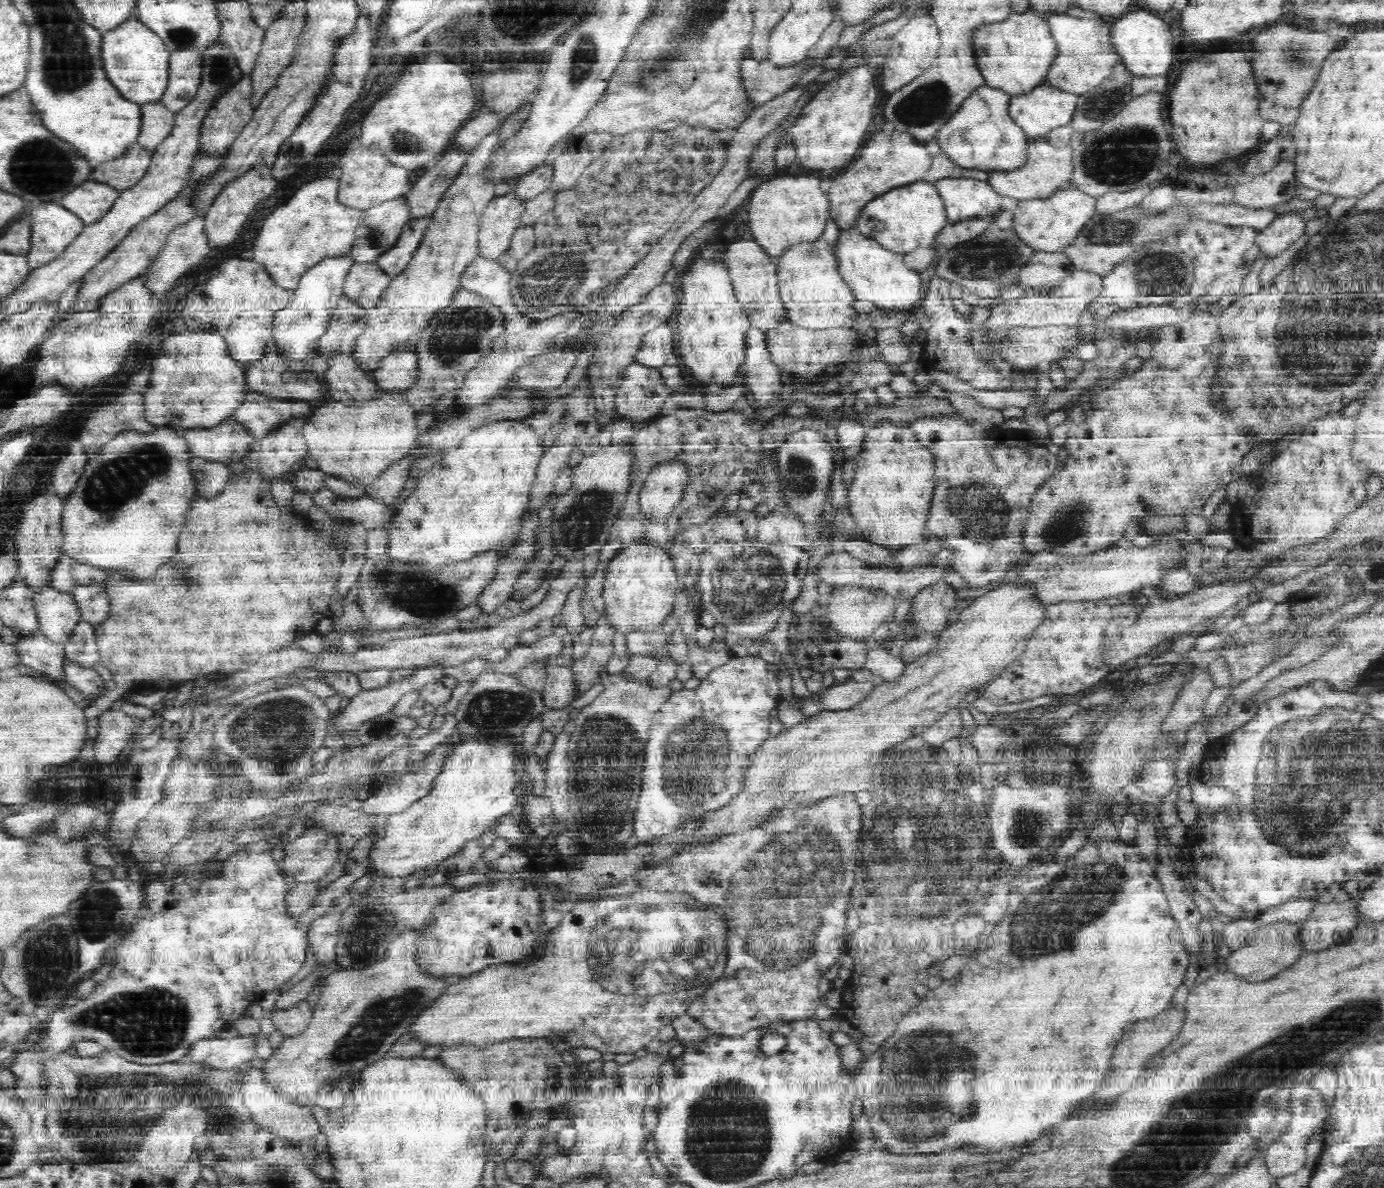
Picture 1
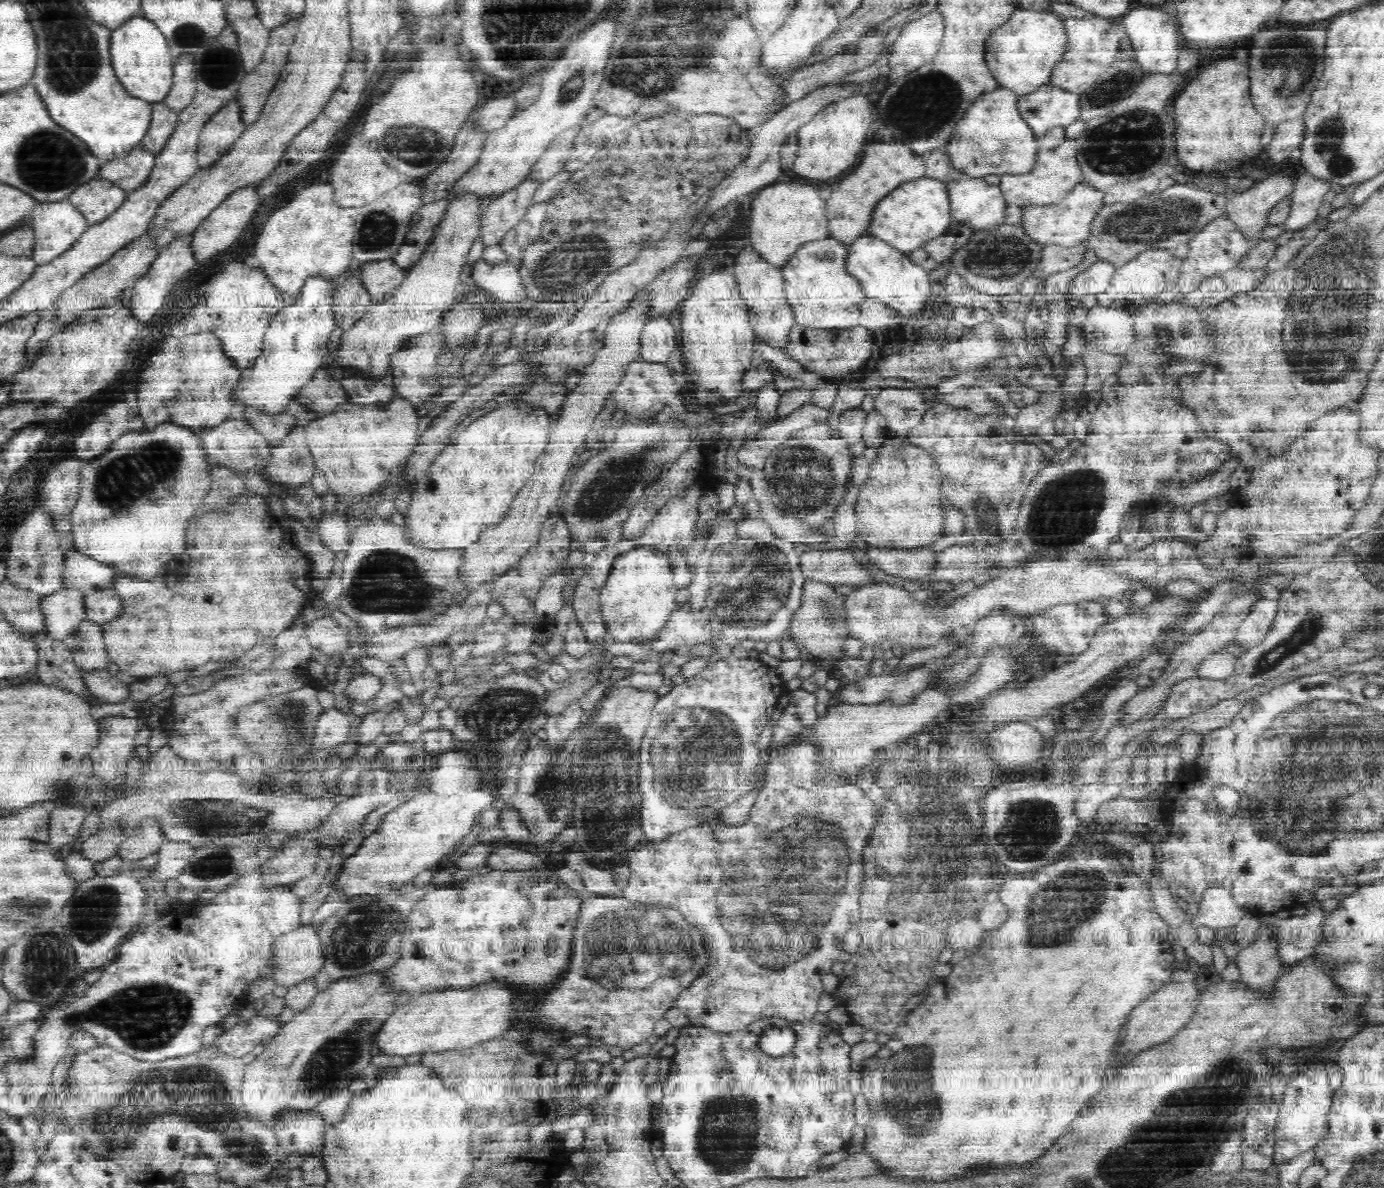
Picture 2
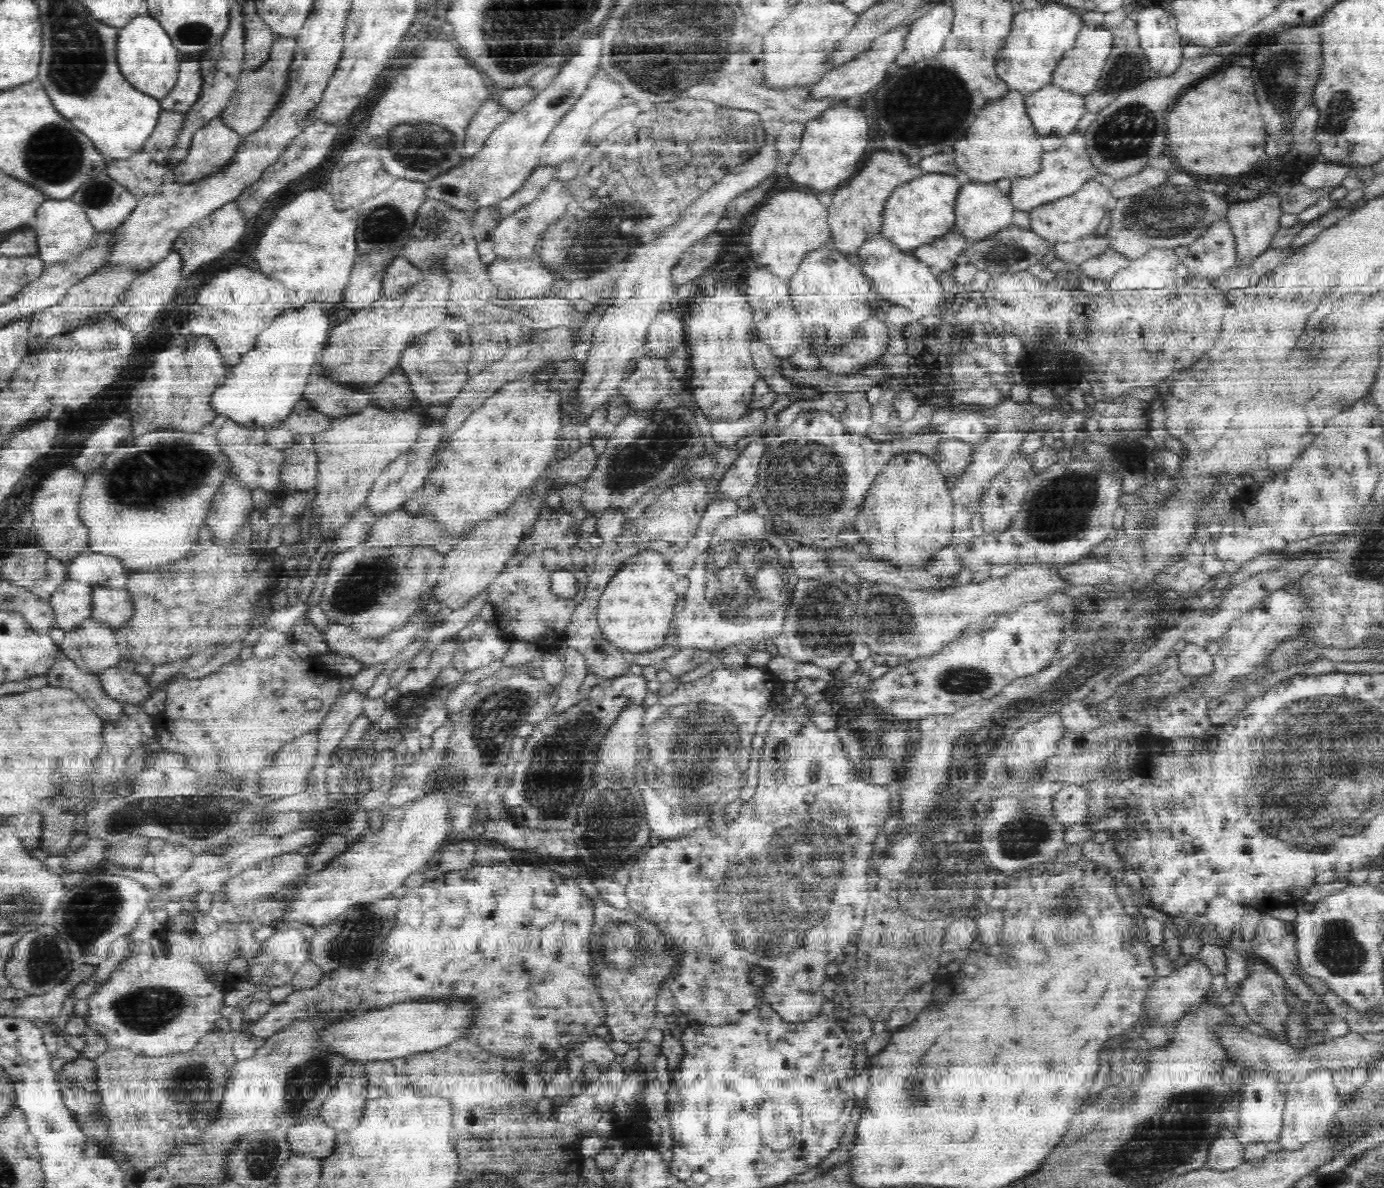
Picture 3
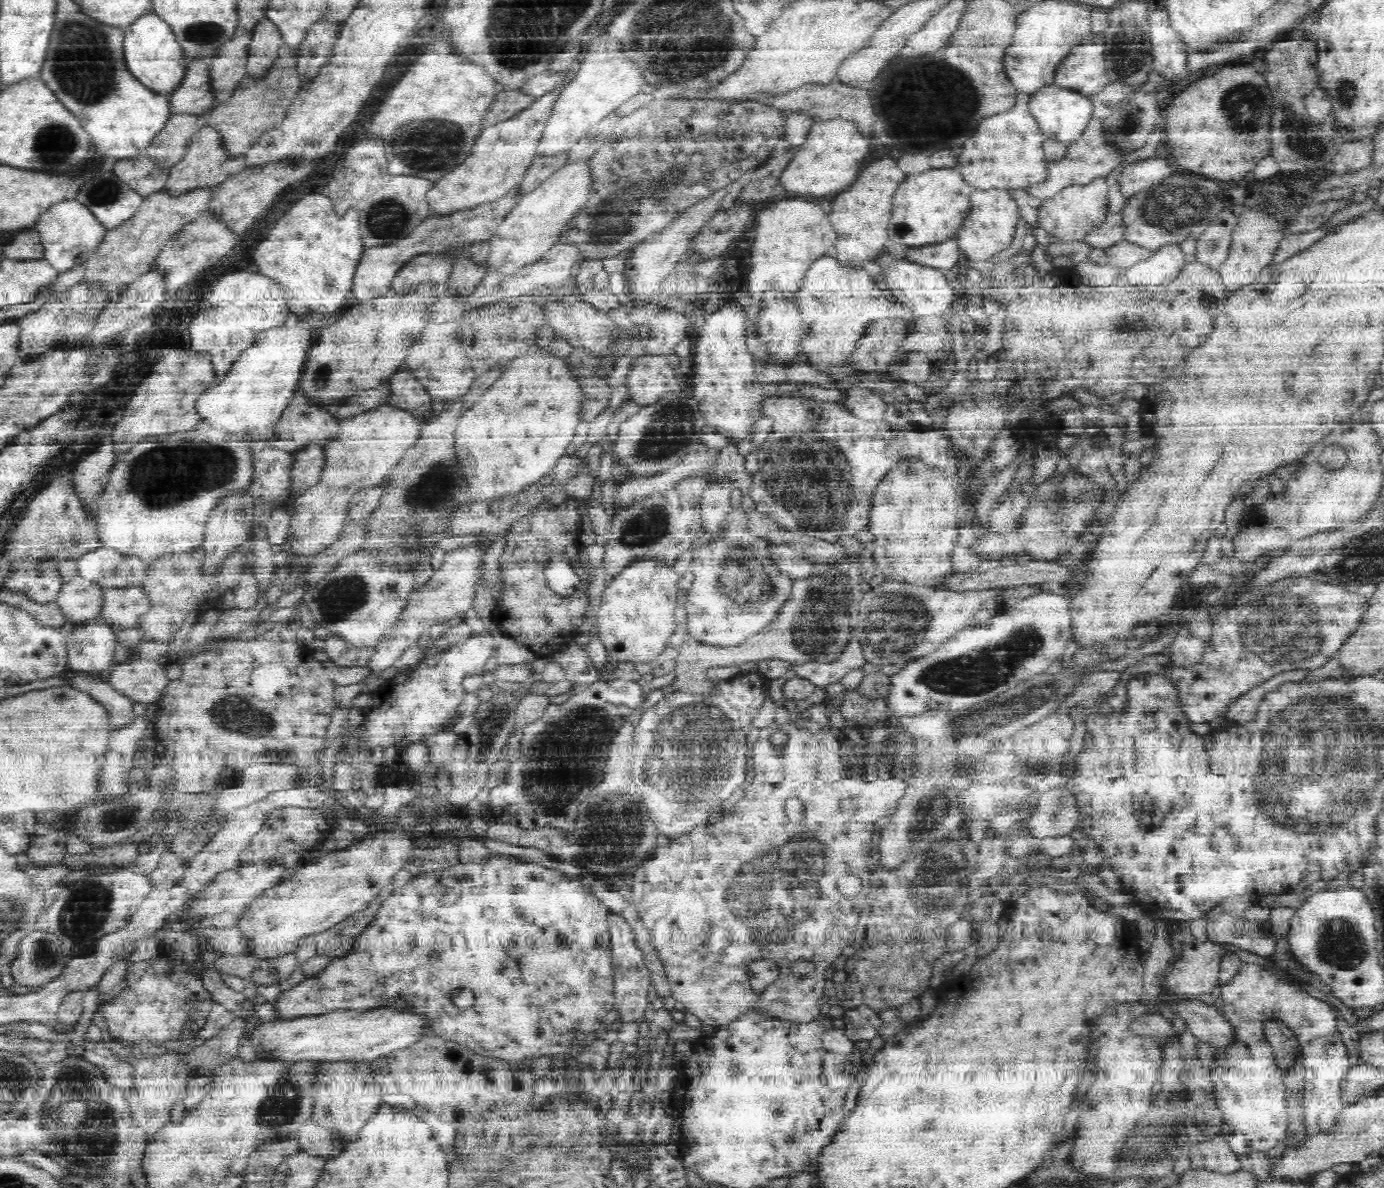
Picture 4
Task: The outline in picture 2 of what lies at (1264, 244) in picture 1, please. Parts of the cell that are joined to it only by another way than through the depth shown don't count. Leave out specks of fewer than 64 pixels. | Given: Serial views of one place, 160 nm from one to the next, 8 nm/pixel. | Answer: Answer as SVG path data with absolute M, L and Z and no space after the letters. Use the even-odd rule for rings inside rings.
M1308 172L1293 180L1294 190L1292 210L1287 218L1285 231L1298 231L1306 227L1318 215L1318 208L1323 203L1326 193L1332 188L1332 183L1325 178L1318 178Z

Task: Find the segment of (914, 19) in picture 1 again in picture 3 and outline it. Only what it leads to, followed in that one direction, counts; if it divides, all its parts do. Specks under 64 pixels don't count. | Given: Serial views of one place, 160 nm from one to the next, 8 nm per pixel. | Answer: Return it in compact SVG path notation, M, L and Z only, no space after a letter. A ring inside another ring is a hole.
M941 2L920 17L912 25L910 36L905 40L906 48L899 52L895 62L907 66L922 58L932 58L944 49L944 40L952 30L954 9L947 2Z

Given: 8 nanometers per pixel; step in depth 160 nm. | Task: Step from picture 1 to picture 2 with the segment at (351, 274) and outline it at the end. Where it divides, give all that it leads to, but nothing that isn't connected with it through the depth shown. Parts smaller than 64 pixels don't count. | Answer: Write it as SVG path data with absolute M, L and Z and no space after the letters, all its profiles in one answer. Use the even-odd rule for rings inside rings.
M384 259L364 263L362 278L371 299L378 303L396 290L408 273L408 269L398 266L393 259Z

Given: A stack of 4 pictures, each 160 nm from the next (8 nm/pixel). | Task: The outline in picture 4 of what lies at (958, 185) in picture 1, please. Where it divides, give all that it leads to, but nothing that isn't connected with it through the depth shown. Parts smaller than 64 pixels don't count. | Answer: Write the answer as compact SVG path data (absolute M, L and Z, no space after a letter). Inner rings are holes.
M974 190L970 216L963 222L957 238L959 249L968 256L972 262L988 260L1008 248L1016 236L1016 226L1020 220L1020 212L1014 198L1009 192L1001 190Z

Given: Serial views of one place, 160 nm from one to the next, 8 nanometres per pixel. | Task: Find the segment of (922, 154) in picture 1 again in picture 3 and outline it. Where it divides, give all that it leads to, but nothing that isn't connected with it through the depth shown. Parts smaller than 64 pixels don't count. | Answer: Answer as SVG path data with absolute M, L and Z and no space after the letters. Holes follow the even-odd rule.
M878 152L874 154L868 164L850 179L850 182L842 188L838 188L832 196L832 206L828 208L828 224L832 228L834 248L844 257L856 260L858 251L871 238L877 237L882 230L882 212L884 204L890 198L890 194L896 190L896 186L906 184L914 178L922 175L918 166L910 166L902 153L888 154Z

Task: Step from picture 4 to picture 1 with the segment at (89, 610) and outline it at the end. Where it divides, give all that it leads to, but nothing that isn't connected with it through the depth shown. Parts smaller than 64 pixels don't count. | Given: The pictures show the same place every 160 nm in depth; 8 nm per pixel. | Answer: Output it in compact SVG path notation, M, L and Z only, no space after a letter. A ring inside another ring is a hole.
M54 587L45 588L35 595L35 609L39 618L39 633L52 642L65 643L76 624L83 620L72 593Z

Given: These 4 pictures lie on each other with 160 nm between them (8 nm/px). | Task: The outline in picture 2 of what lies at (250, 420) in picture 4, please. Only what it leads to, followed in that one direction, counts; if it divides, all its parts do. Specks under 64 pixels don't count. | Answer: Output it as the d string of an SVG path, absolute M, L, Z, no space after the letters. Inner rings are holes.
M308 279L299 300L291 302L272 319L265 332L262 354L256 356L250 374L242 374L232 388L236 405L265 416L282 416L288 406L301 397L304 388L314 380L314 373L328 364L328 342L337 326L332 308L336 285L324 279Z

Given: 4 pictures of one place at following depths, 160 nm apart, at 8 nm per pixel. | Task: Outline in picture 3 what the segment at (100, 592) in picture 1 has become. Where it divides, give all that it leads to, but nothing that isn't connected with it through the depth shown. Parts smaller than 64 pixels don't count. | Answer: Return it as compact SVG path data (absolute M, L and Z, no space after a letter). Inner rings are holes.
M95 586L93 618L106 622L113 630L125 625L135 615L132 595L127 588Z

